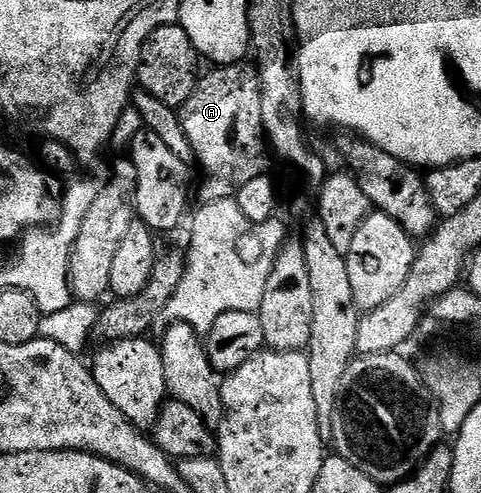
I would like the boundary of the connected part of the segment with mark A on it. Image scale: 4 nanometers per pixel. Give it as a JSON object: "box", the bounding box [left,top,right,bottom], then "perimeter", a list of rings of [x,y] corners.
{"box":[179,63,269,205],"perimeter":[[[247,63],[217,66],[207,76],[202,75],[195,92],[179,110],[194,157],[208,176],[199,194],[202,205],[215,200],[236,199],[247,183],[266,175],[269,170],[261,81],[256,65]]]}

